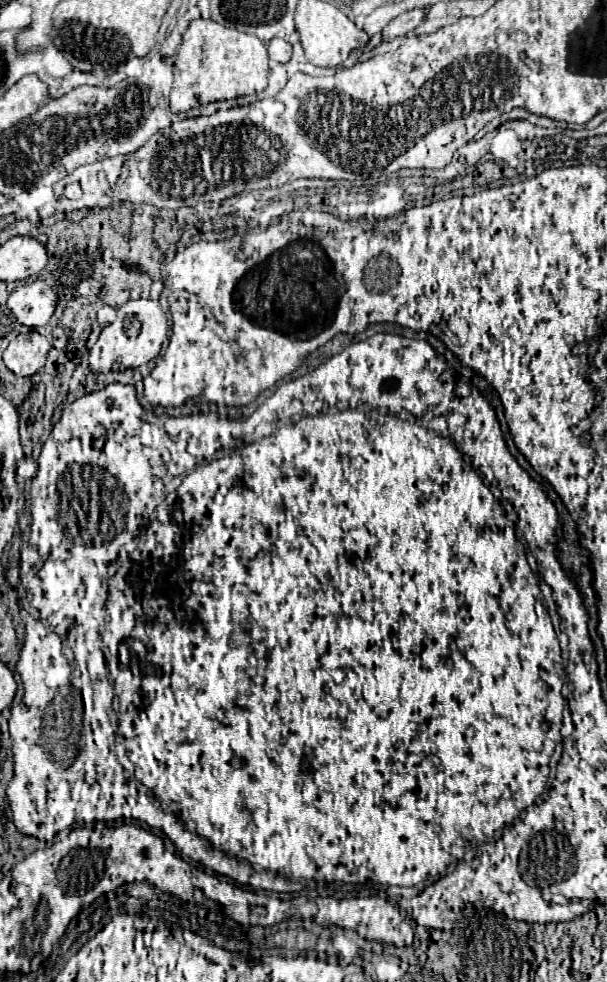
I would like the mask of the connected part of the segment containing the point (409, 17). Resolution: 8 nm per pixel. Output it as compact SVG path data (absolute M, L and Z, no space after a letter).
M414 8L410 12L404 12L400 16L396 16L384 30L382 30L382 40L390 42L398 36L406 36L410 30L414 30L420 22L424 20L424 10Z

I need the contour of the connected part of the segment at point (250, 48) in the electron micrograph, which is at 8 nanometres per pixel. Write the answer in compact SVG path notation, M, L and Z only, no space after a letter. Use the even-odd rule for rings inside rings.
M198 18L194 20L188 30L184 32L184 40L178 48L176 62L174 62L174 84L170 92L170 110L172 112L188 112L190 108L218 102L218 100L234 100L240 96L248 96L254 92L262 92L268 84L268 50L262 40L256 36L238 32L236 28L226 28L214 20Z

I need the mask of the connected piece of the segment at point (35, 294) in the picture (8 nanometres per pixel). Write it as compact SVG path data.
M36 280L18 286L8 298L8 308L20 324L40 328L46 326L52 318L56 302L58 294L44 280Z

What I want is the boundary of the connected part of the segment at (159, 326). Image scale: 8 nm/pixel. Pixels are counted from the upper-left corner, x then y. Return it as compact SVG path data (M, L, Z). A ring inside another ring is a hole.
M130 300L118 308L118 316L112 324L102 328L98 342L90 348L90 370L92 372L110 372L110 370L126 370L138 368L160 354L160 346L168 336L168 320L164 310L154 300Z

